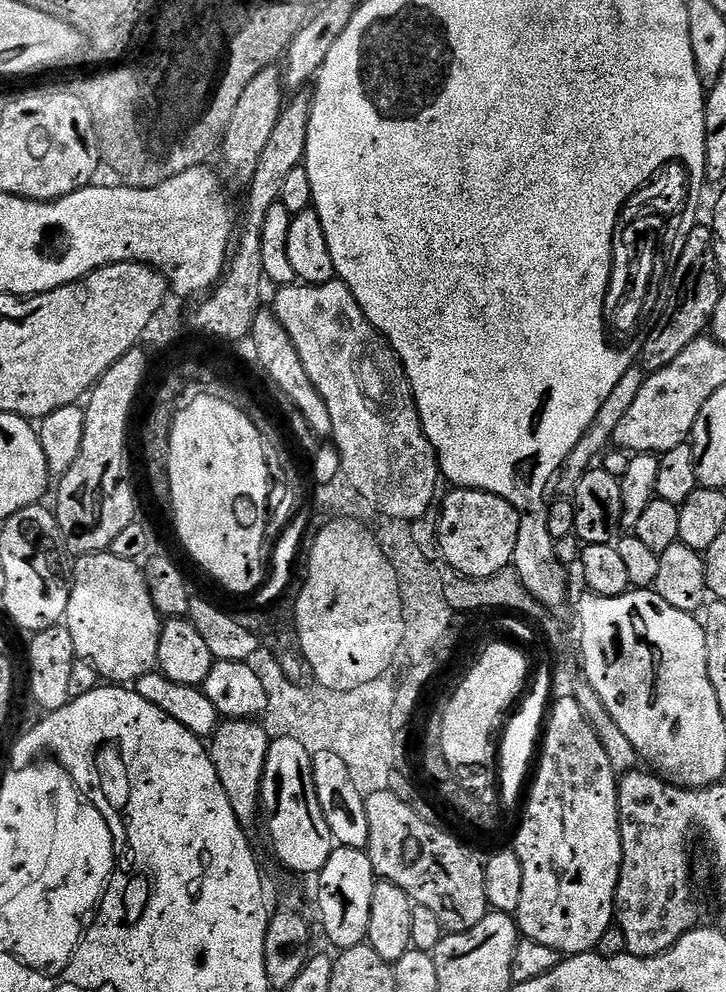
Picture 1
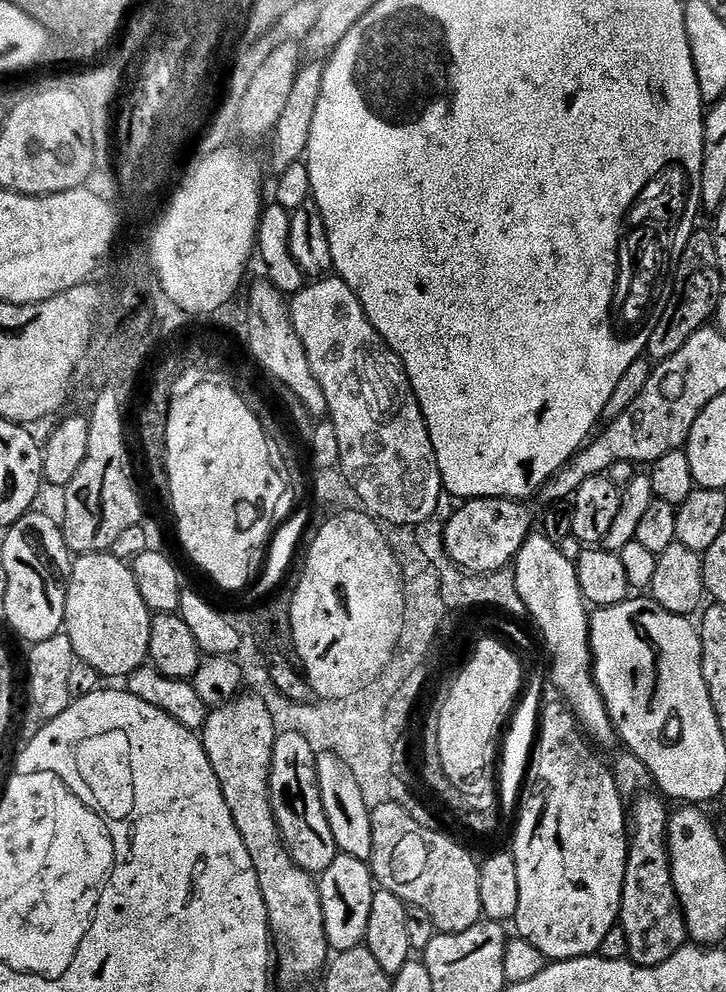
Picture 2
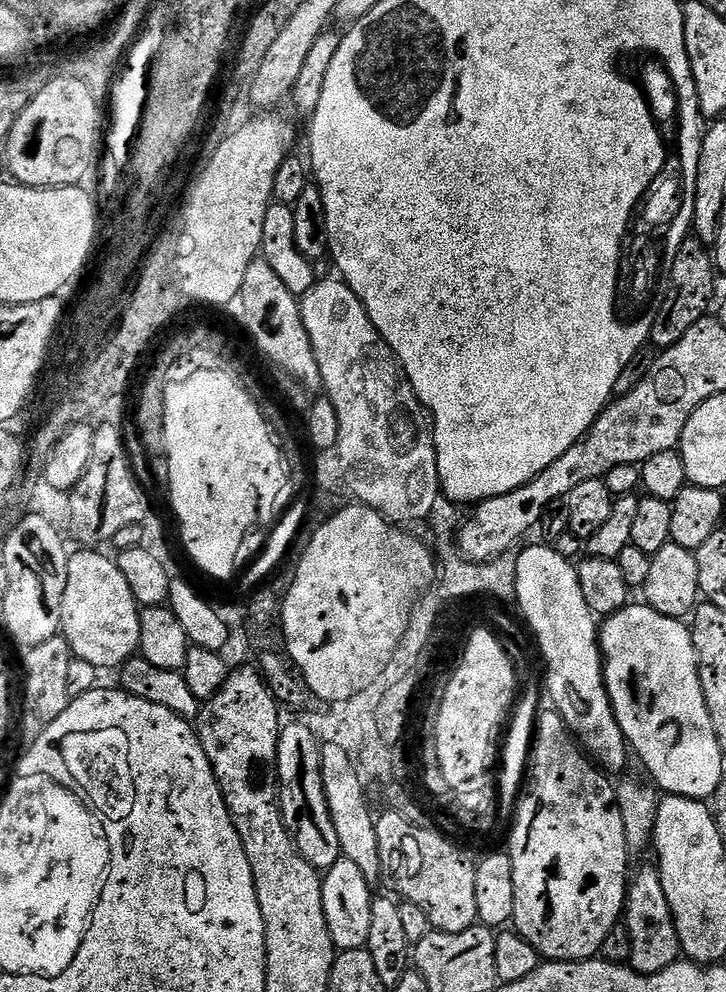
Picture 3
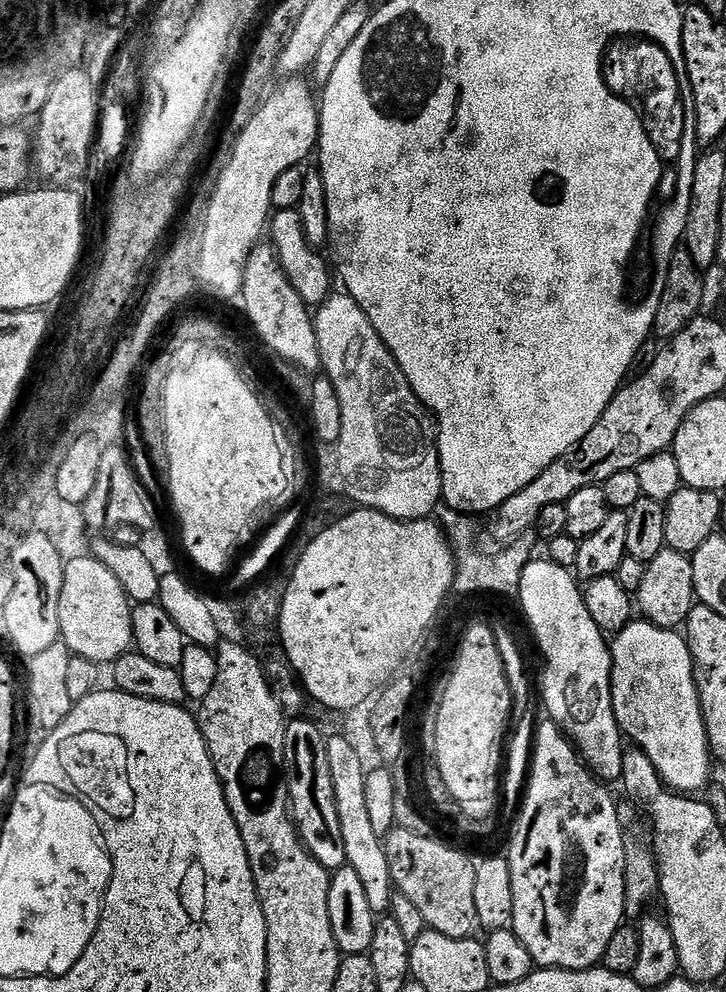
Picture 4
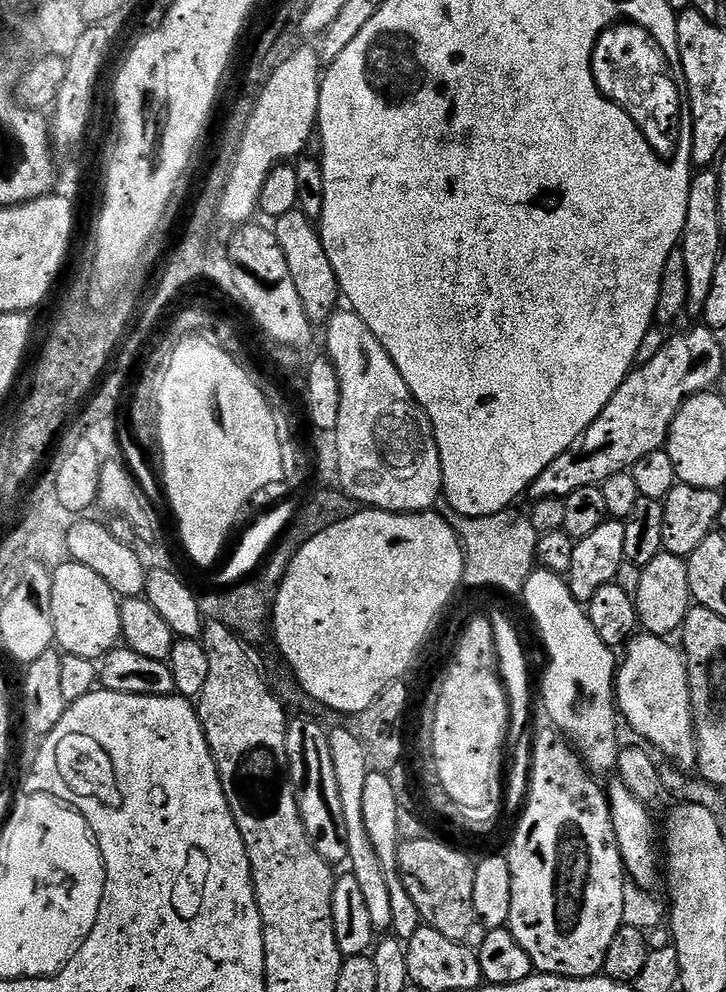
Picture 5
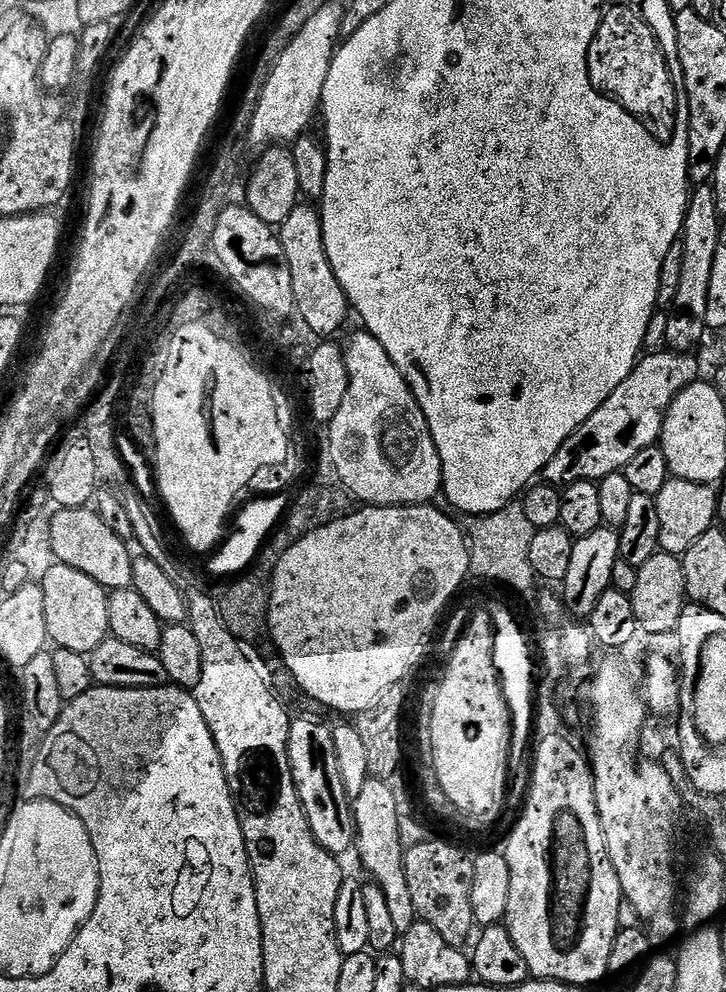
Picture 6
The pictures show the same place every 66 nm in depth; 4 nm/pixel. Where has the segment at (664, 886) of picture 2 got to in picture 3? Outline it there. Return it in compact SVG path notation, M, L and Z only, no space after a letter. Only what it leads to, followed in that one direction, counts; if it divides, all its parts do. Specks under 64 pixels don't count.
M655 867L644 868L631 877L628 894L624 902L623 927L630 934L630 958L628 964L643 976L653 976L666 970L681 959L680 939L676 923L662 888L662 878Z

